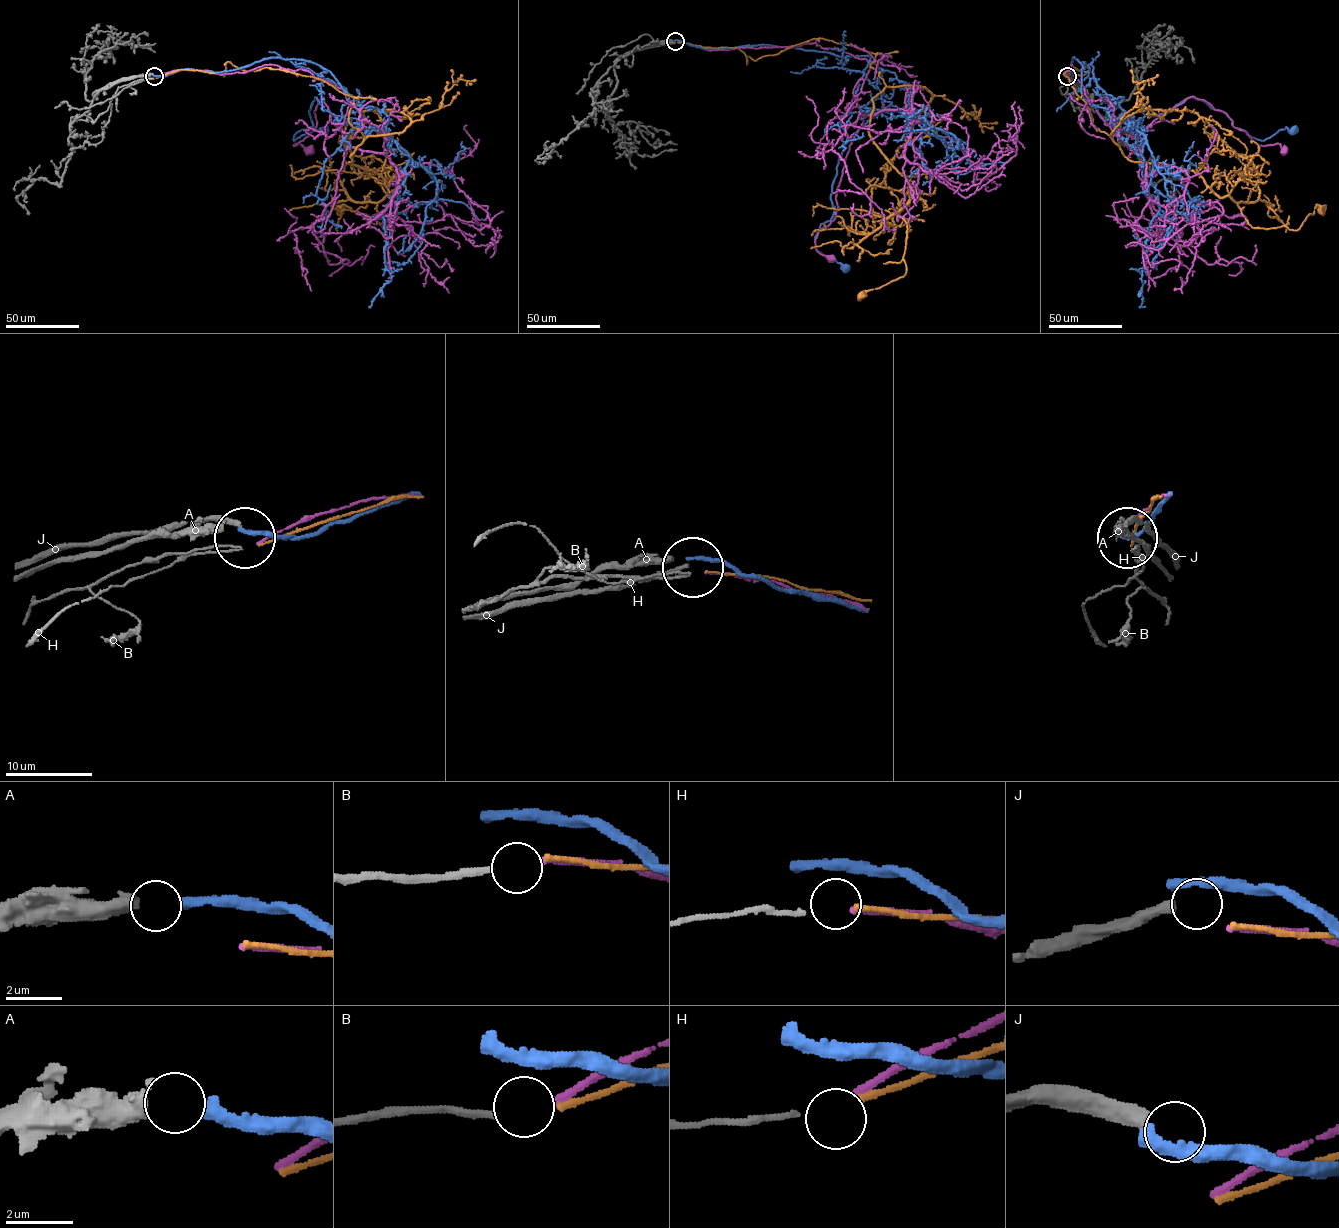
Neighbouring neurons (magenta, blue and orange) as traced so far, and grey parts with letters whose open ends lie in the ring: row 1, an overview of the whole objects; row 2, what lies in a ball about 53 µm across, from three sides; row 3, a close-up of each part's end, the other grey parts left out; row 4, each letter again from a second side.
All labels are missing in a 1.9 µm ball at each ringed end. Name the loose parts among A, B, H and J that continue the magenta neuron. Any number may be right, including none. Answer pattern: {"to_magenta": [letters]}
{"to_magenta": ["B"]}

